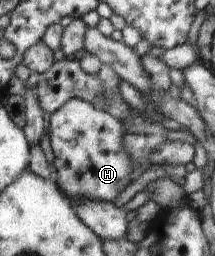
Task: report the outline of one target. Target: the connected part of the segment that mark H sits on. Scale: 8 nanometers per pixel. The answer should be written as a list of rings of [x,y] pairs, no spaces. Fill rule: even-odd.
[[[77,98],[68,102],[49,116],[50,143],[54,153],[54,168],[59,189],[70,201],[95,198],[112,202],[133,181],[129,176],[132,157],[124,148],[123,124],[93,103]]]

